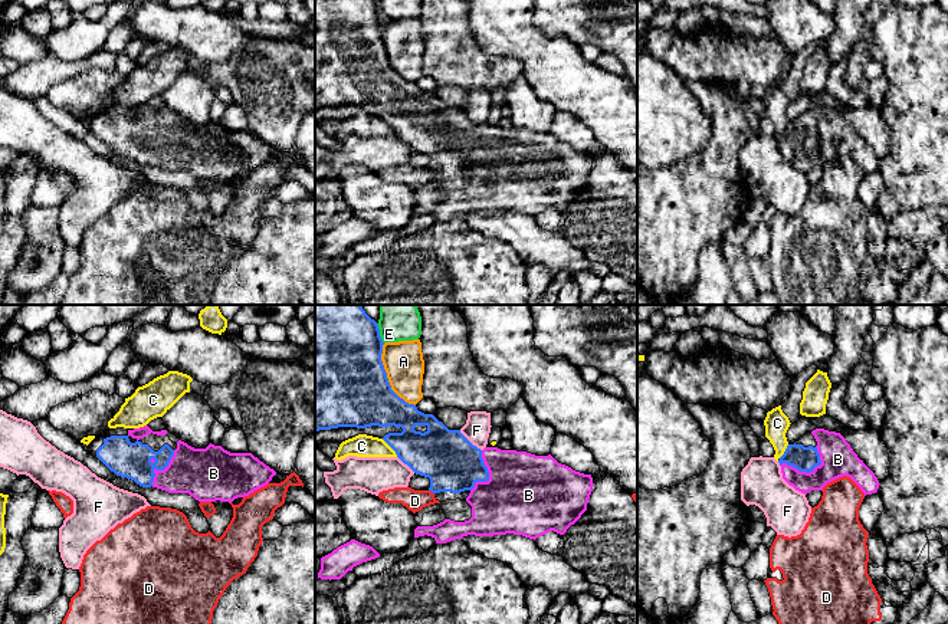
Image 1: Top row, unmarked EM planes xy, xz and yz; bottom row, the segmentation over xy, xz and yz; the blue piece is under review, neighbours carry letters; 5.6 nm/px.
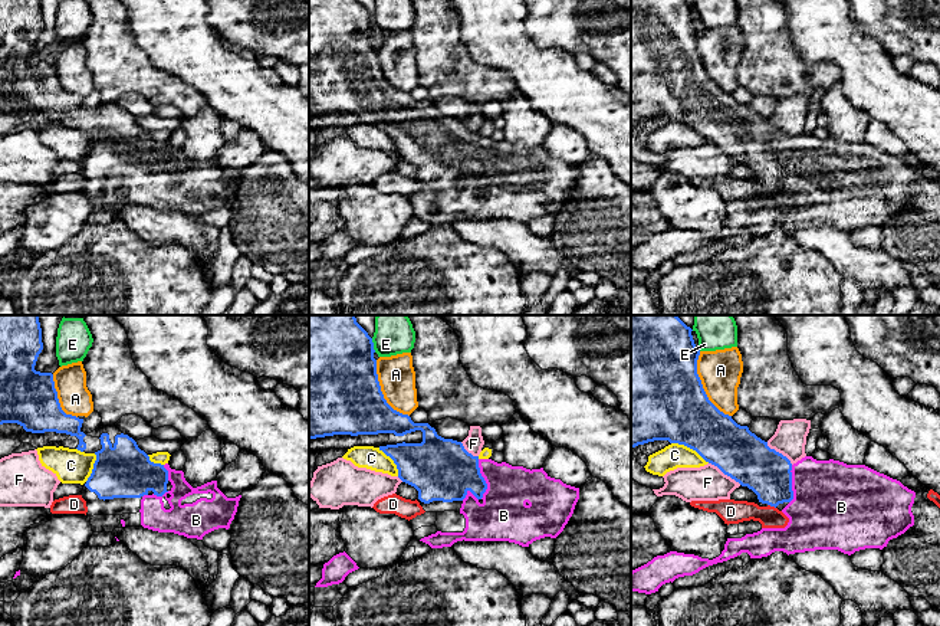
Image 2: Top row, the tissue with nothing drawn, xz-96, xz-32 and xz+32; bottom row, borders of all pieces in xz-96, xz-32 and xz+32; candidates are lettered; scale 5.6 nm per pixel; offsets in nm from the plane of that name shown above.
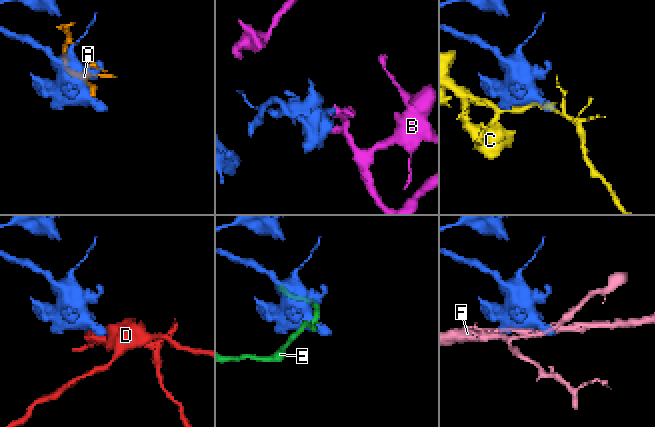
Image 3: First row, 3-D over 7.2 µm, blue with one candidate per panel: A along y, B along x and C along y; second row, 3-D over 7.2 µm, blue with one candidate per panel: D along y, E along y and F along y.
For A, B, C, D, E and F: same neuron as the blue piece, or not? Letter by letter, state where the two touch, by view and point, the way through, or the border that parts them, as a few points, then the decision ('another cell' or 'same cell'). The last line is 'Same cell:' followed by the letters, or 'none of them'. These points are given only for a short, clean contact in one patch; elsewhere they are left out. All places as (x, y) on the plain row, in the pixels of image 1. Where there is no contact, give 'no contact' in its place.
A: xz (387, 56) | another cell
B: yz (800, 148) | across yz (804, 137), (800, 148), (837, 137) | same cell
C: xz (390, 124) | another cell
D: xz (432, 170) | along xz (429, 167), (433, 171) | another cell
E: xz (379, 12) | another cell
F: xz (469, 120) | another cell
Same cell: B

